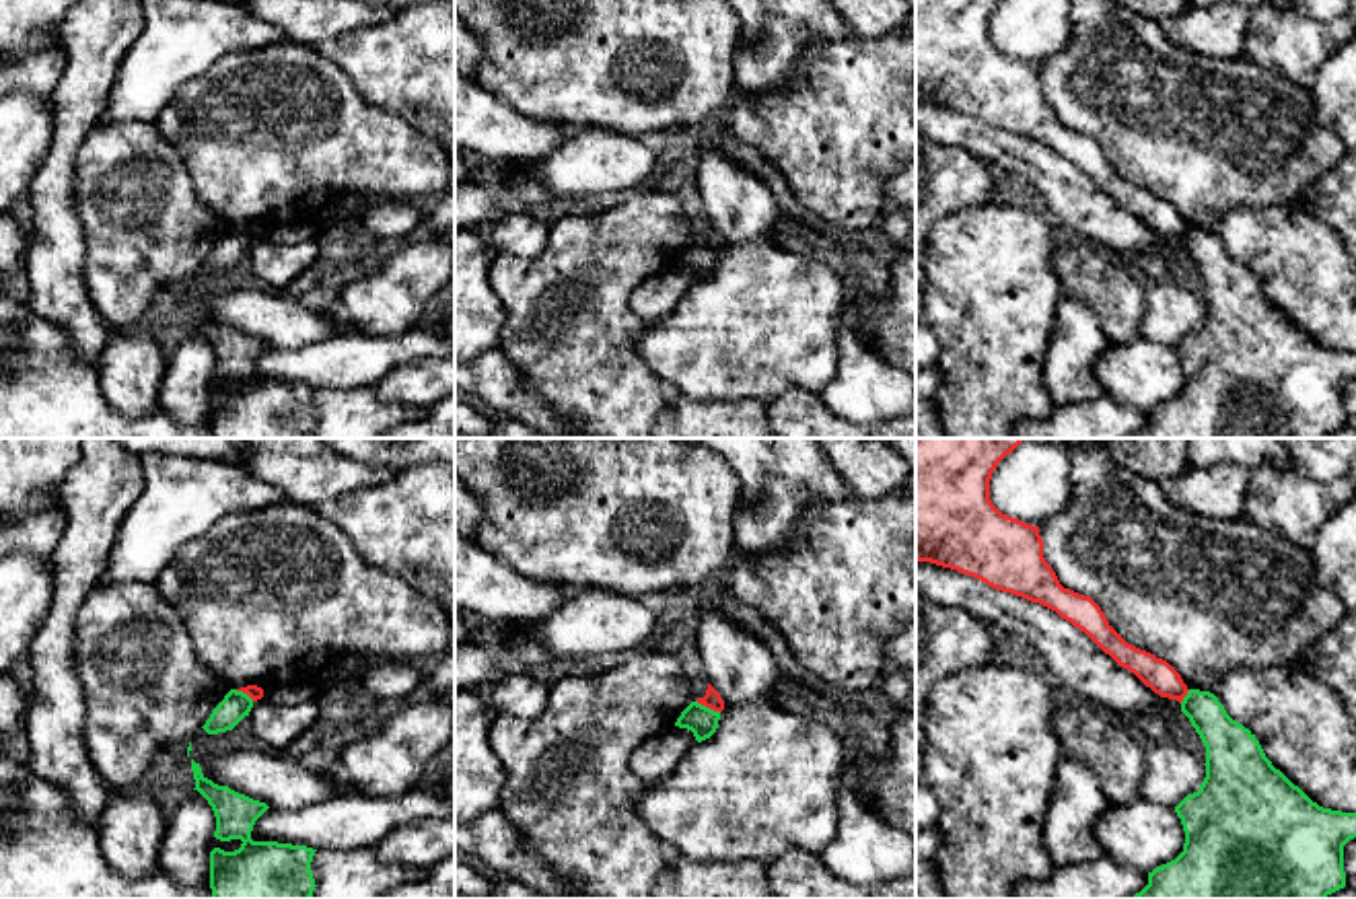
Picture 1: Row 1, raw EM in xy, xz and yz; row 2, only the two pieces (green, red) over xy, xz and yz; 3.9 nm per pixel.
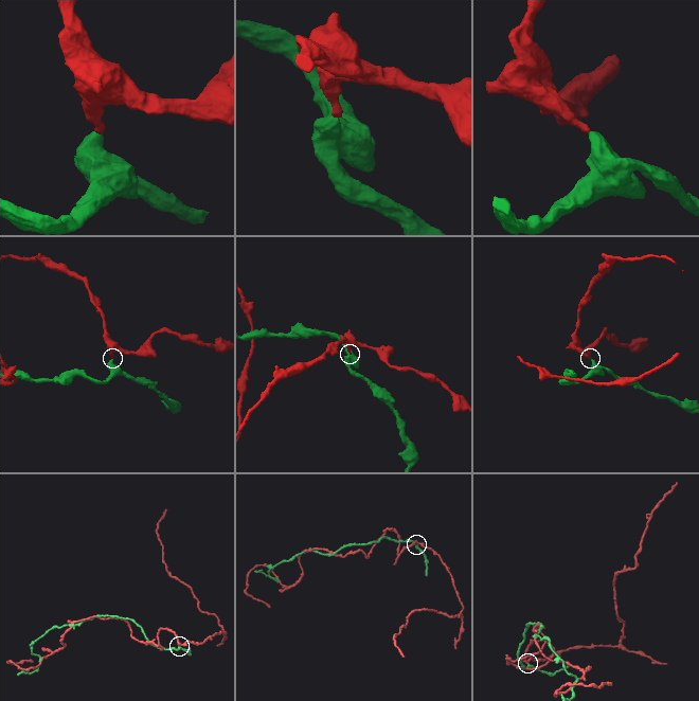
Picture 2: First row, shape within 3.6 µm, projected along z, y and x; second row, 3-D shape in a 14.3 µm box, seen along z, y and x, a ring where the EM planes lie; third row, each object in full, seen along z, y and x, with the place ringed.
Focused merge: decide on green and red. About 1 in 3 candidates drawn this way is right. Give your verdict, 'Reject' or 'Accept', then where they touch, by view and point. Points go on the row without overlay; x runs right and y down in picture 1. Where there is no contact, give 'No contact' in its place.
Reject. Touches green at xz (708, 247)

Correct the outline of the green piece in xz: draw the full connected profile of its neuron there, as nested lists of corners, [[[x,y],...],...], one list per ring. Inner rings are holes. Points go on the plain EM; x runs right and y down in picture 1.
[[[691,241],[681,251],[675,265],[691,269],[695,280],[702,282],[716,272],[718,259],[720,259],[720,251],[714,251],[698,241]]]

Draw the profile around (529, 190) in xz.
[[[500,163],[502,177],[510,191],[525,204],[554,204],[562,200],[551,193],[541,181],[537,181],[525,167],[525,163]]]

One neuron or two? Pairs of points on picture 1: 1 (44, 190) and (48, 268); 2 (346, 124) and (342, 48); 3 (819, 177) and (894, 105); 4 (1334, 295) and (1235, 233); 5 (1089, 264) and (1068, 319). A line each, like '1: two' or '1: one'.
1: one
2: two
3: one
4: one
5: two

